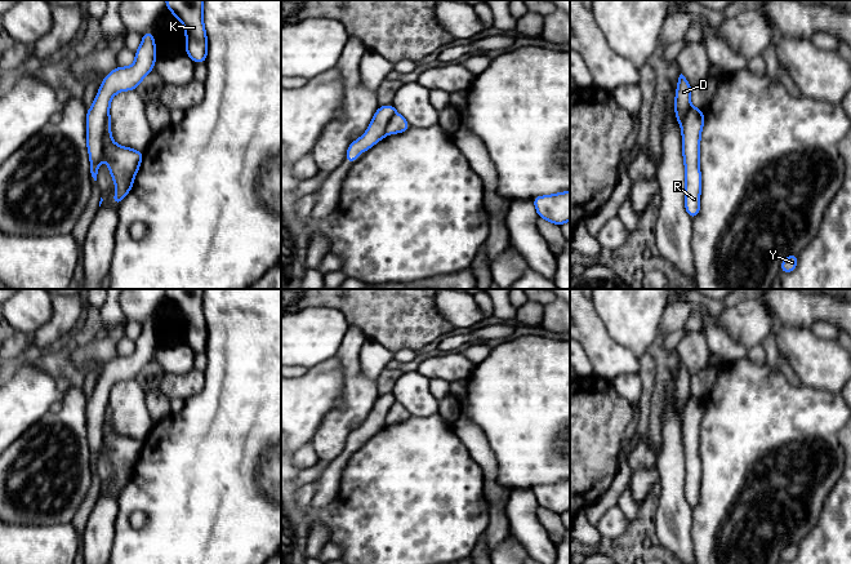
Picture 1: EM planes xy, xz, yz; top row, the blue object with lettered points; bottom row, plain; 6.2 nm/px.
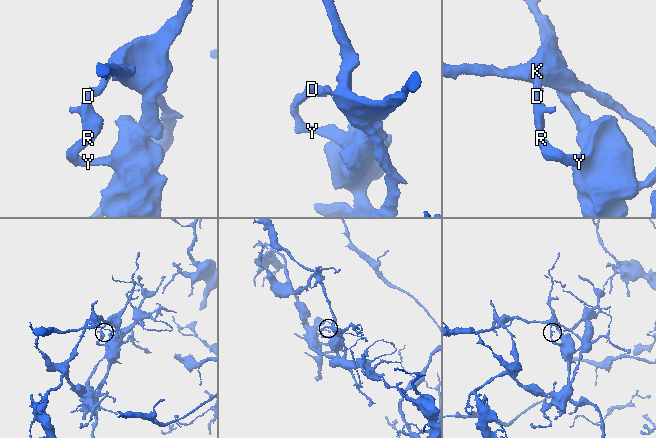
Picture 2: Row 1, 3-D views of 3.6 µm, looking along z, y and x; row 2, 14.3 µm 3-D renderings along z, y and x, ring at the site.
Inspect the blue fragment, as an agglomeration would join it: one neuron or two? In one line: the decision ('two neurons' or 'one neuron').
two neurons

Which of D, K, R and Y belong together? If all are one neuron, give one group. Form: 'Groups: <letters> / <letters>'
Groups: D K / R Y

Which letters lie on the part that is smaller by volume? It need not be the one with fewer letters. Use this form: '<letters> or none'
D, K

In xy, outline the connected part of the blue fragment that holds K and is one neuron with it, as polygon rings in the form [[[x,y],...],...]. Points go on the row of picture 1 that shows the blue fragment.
[[[166,0],[165,6],[186,28],[186,53],[195,63],[205,63],[208,37],[202,21],[204,0]]]

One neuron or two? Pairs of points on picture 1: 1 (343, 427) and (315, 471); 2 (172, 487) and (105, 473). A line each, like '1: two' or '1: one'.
1: two
2: two

